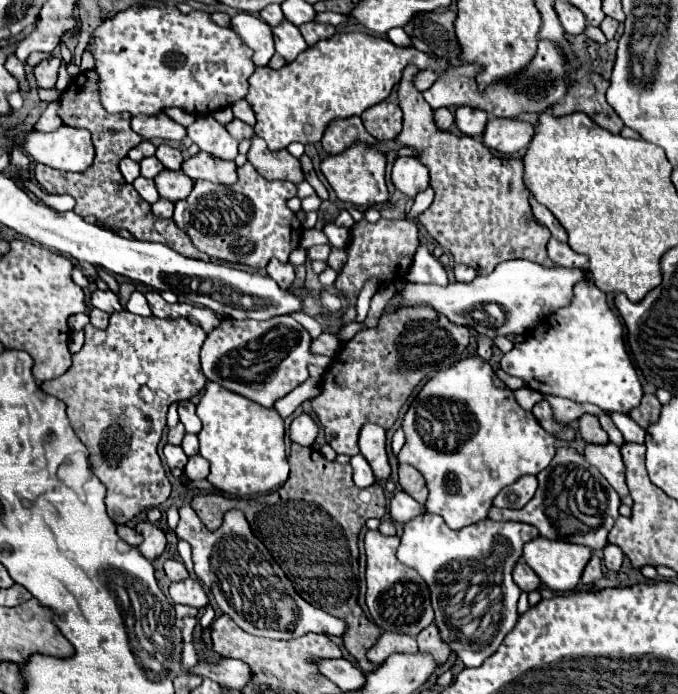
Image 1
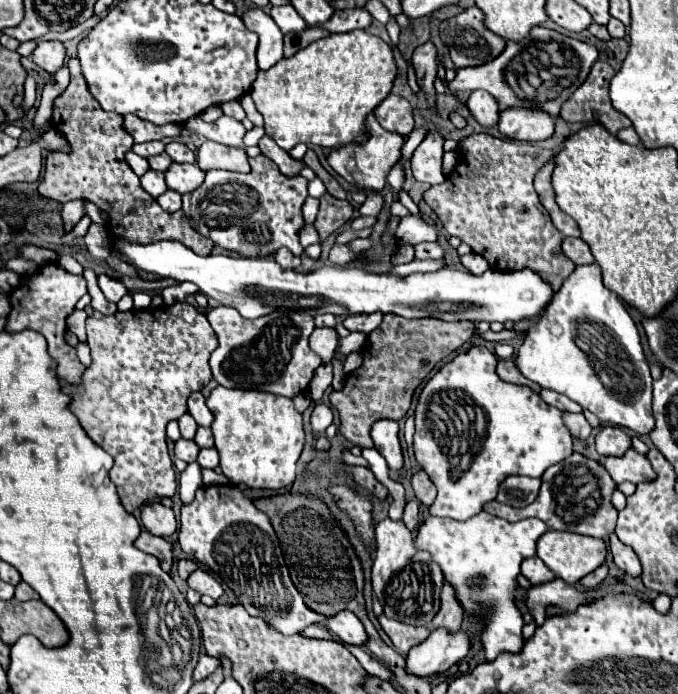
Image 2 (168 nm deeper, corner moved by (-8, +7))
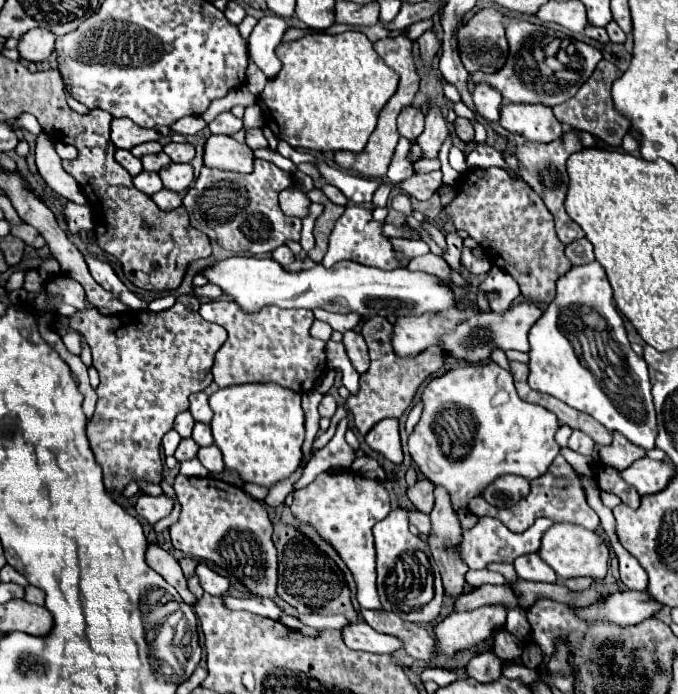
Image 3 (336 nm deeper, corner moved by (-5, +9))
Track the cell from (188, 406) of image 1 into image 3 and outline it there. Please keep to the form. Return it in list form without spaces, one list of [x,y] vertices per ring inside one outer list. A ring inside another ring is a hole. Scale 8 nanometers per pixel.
[[[192,393],[190,395],[190,413],[200,423],[210,423],[212,421],[212,409],[208,405],[208,395],[206,393]]]

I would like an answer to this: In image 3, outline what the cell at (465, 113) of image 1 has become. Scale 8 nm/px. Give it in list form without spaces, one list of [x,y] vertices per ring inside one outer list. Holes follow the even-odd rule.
[[[478,83],[474,93],[474,105],[478,109],[478,113],[488,119],[488,121],[498,121],[500,117],[500,105],[502,105],[502,95],[490,87],[488,83]]]

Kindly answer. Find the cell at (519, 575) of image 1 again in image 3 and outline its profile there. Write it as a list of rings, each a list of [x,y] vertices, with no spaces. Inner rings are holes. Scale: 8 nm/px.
[[[538,553],[518,557],[514,561],[514,569],[516,569],[518,577],[526,579],[526,581],[542,581],[542,583],[556,583],[558,581],[556,573],[540,559]]]

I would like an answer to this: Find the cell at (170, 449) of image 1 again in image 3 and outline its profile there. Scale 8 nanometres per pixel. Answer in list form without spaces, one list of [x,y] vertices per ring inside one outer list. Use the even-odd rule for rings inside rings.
[[[182,439],[180,441],[180,445],[178,445],[178,449],[176,449],[176,453],[174,453],[174,457],[178,459],[178,461],[186,461],[186,459],[194,459],[196,457],[196,453],[198,453],[198,445],[196,445],[196,441],[194,439]]]

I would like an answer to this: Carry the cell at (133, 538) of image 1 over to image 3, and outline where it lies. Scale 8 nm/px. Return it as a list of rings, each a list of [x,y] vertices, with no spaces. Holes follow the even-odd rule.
[[[150,545],[148,551],[146,551],[146,561],[158,575],[162,575],[166,579],[166,583],[170,583],[180,593],[184,603],[196,605],[198,599],[190,593],[186,577],[182,575],[182,569],[180,569],[178,561],[168,551],[164,551],[160,545]]]

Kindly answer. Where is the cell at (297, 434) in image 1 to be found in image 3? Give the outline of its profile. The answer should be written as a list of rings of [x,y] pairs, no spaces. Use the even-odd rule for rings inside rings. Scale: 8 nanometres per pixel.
[[[326,395],[322,401],[320,401],[320,415],[322,417],[332,417],[336,413],[336,399],[332,395]]]

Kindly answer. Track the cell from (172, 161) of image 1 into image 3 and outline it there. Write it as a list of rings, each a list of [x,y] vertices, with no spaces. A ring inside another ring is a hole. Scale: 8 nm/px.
[[[186,141],[186,143],[166,143],[164,153],[168,153],[174,163],[190,163],[196,155],[196,149],[190,141]]]

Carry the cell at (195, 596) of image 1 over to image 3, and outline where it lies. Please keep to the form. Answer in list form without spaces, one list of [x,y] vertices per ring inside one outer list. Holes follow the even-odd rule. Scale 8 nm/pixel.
[[[204,563],[198,565],[196,575],[200,577],[202,589],[204,589],[206,593],[210,593],[210,595],[224,595],[224,593],[228,591],[228,587],[230,587],[230,579],[228,579],[228,577],[212,571],[212,569],[210,569],[208,565],[204,565]]]

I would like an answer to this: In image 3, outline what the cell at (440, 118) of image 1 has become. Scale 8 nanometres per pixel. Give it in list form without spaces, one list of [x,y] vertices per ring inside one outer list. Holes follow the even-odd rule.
[[[458,117],[456,123],[454,123],[454,131],[456,131],[456,135],[458,135],[464,143],[470,143],[470,141],[474,139],[474,127],[472,127],[472,123],[470,123],[468,119]]]

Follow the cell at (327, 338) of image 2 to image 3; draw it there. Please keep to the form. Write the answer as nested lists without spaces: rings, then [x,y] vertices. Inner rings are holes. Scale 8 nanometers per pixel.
[[[322,321],[312,323],[312,327],[310,327],[310,335],[316,337],[316,339],[322,339],[322,341],[328,341],[330,335],[332,335],[332,327],[330,327],[328,323],[322,323]]]

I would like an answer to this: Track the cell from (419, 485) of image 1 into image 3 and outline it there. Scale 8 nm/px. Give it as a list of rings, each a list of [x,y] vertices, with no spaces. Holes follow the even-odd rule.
[[[422,479],[418,481],[414,487],[410,487],[406,491],[408,499],[412,501],[412,505],[422,511],[422,513],[430,513],[432,507],[434,507],[434,485],[428,481],[428,479]]]

